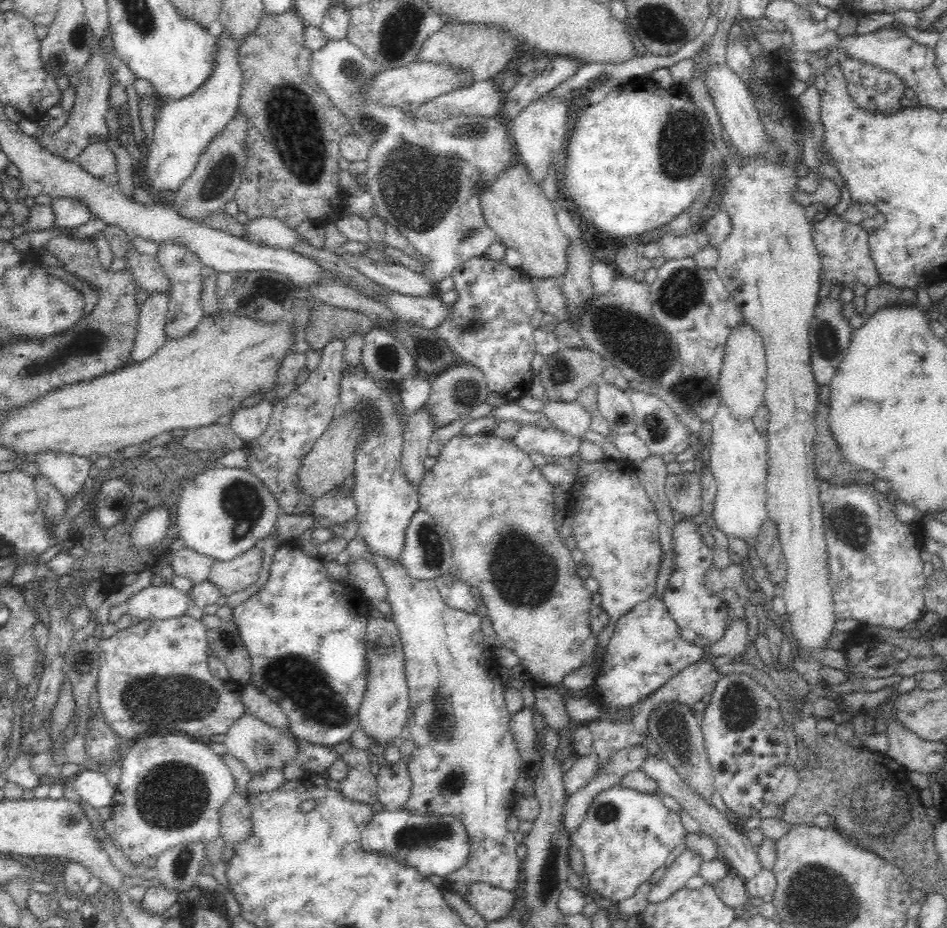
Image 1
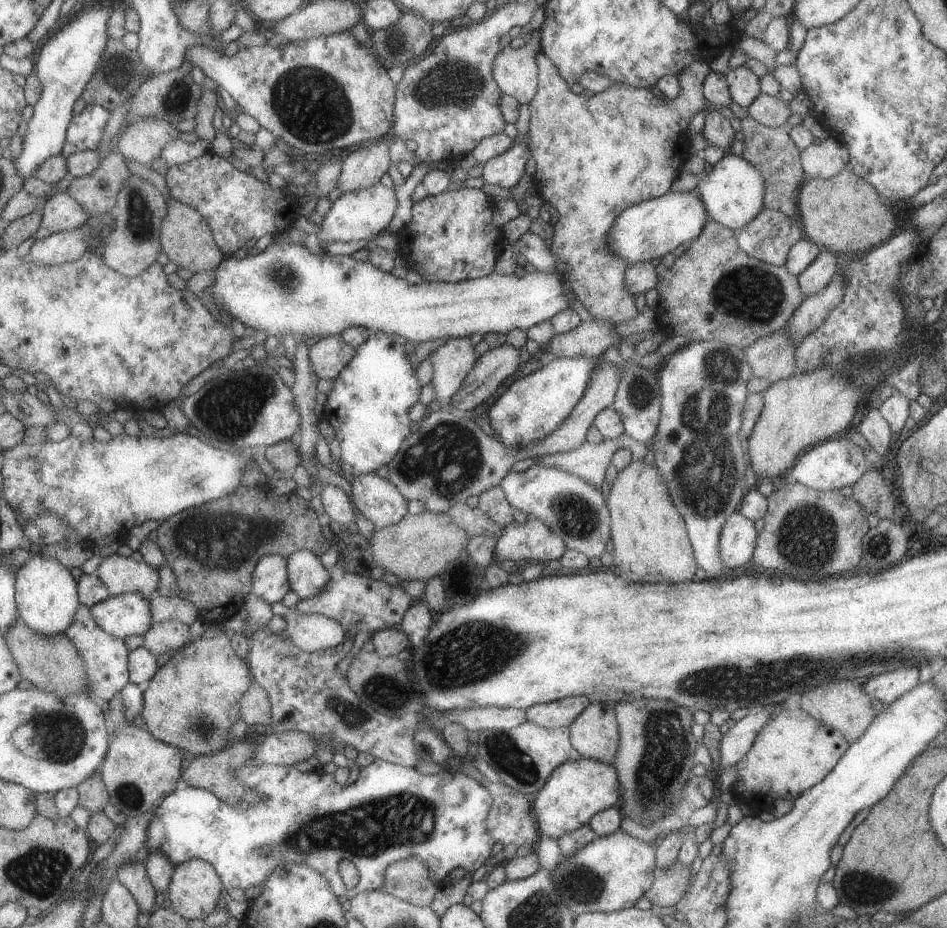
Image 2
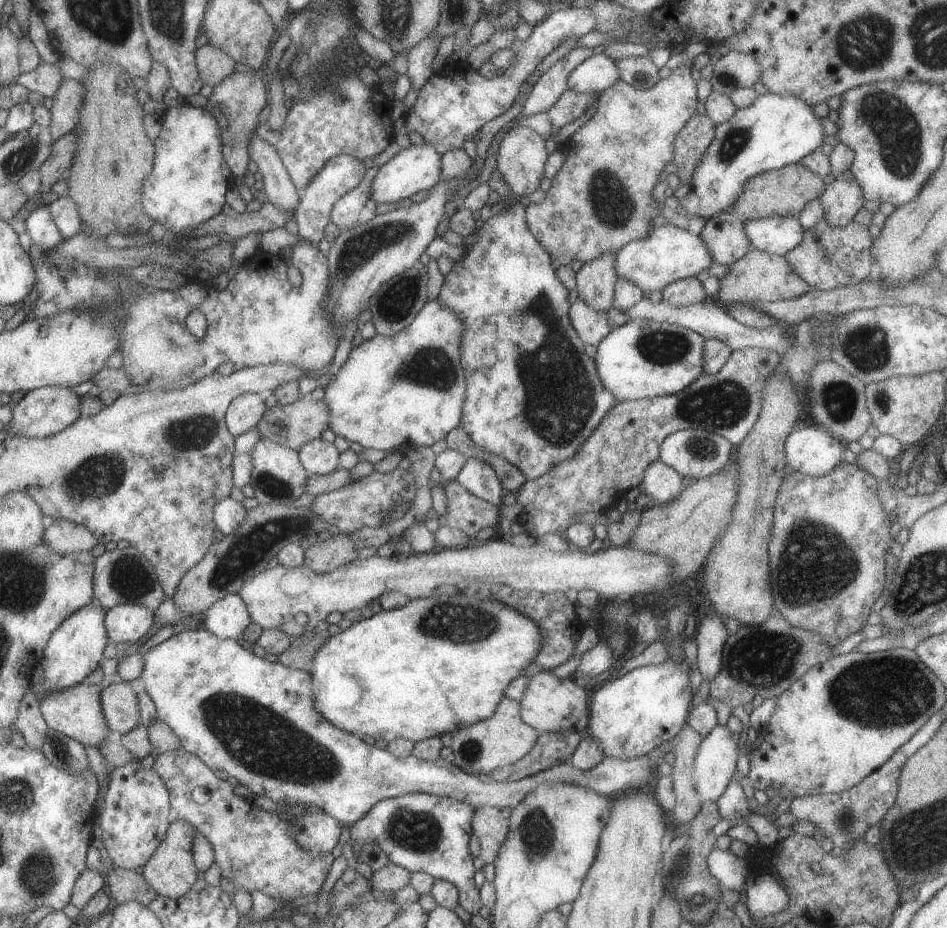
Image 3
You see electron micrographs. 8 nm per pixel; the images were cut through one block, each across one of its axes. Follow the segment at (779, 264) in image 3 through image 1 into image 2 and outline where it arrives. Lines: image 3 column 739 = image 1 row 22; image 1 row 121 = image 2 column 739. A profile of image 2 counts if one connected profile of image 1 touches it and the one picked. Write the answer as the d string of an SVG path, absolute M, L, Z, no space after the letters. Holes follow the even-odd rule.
M708 219L701 232L670 267L656 268L657 329L665 337L719 340L745 350L755 340L779 332L804 299L796 276L785 265L761 262L737 246L733 230Z

